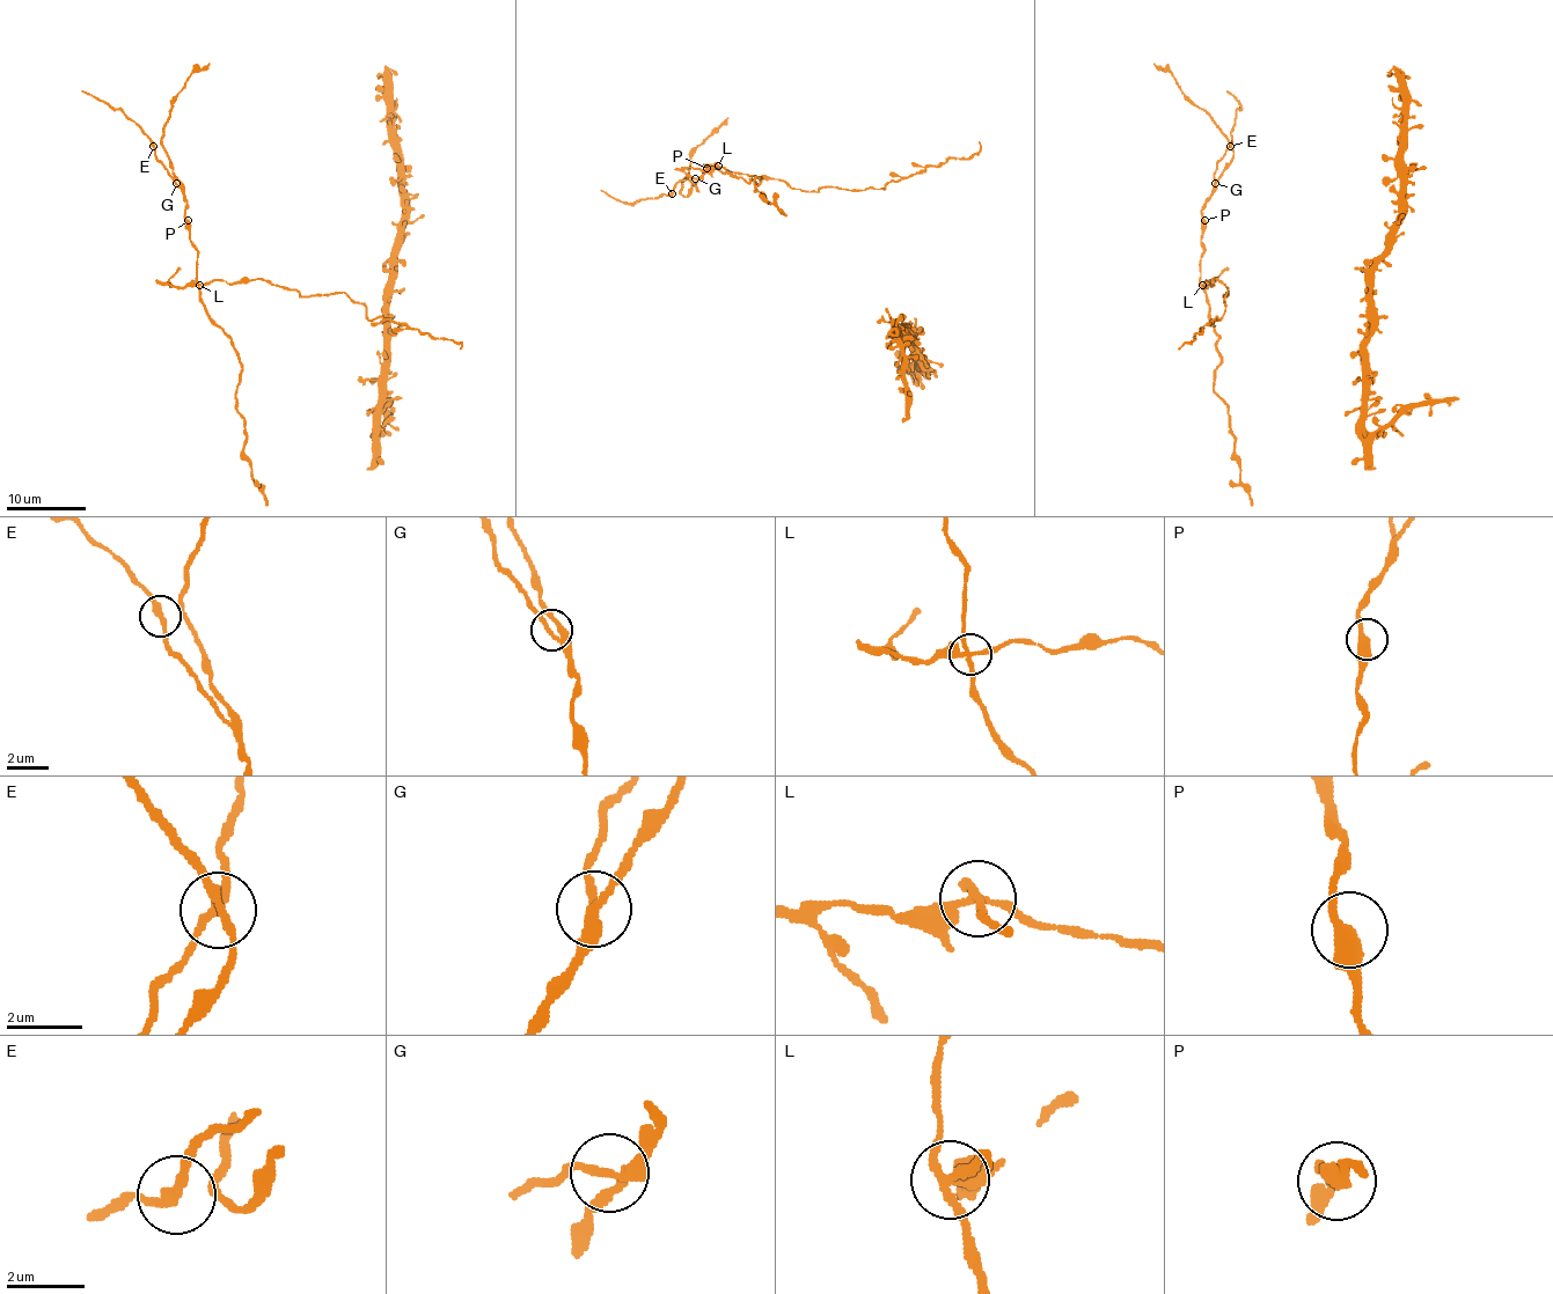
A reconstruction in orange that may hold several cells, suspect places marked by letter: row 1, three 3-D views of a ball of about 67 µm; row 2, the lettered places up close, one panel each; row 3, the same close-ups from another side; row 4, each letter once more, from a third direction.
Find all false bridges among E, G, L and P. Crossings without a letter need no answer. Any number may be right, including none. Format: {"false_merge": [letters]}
{"false_merge": ["L"]}

